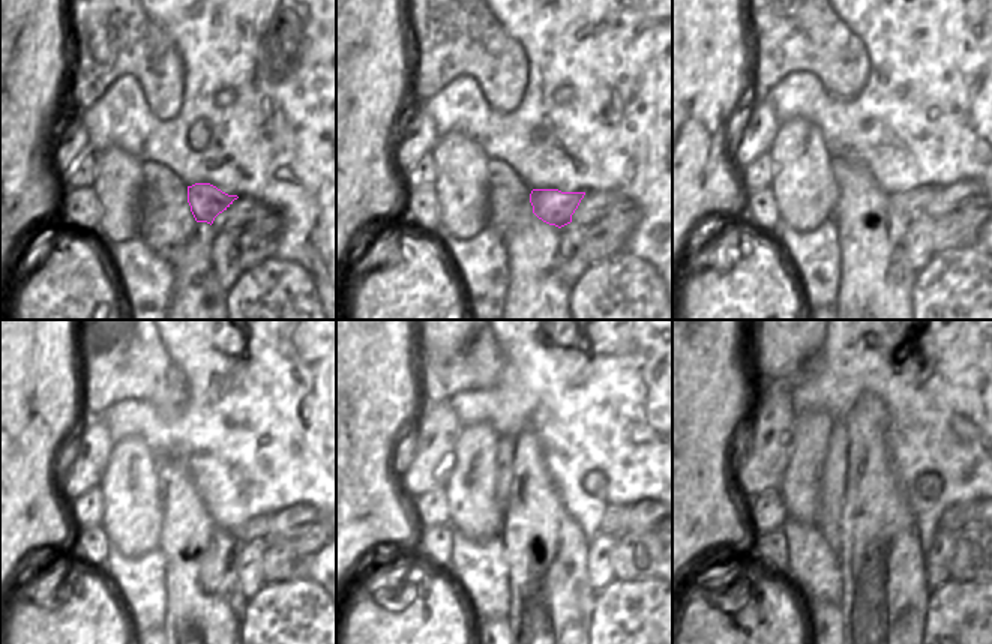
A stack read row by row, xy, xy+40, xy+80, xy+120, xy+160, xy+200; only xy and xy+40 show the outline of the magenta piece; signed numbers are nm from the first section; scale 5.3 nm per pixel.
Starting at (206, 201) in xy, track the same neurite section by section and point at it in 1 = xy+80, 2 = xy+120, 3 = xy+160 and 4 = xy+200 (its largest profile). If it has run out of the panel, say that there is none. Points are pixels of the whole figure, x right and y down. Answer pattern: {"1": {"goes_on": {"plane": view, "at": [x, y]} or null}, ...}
{"1": {"goes_on": {"plane": "xy+80", "at": [911, 203]}}, "2": {"goes_on": {"plane": "xy+120", "at": [257, 527]}}, "3": {"goes_on": {"plane": "xy+160", "at": [616, 520]}}, "4": {"goes_on": {"plane": "xy+200", "at": [956, 517]}}}

